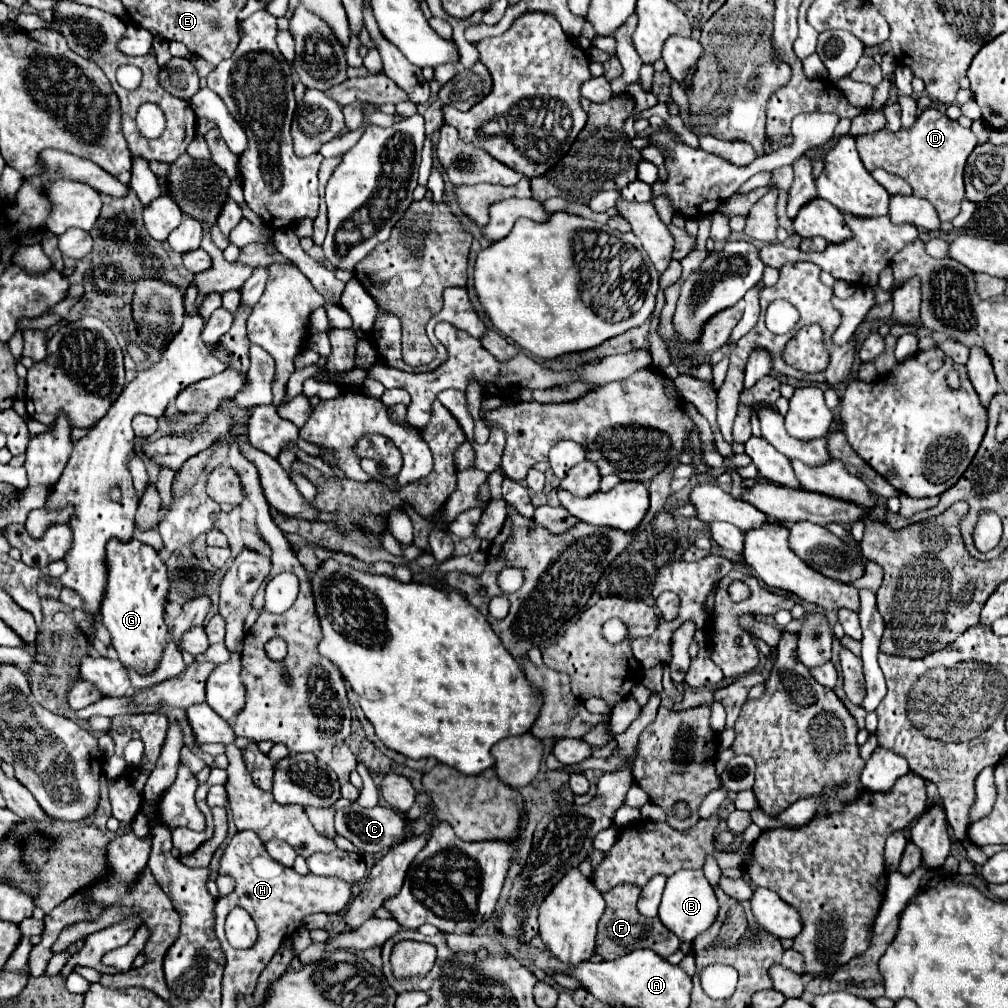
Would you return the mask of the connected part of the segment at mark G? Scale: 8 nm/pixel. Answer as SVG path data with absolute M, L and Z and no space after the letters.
M118 540L108 542L108 584L100 610L102 624L110 634L110 642L118 652L122 665L133 668L140 674L152 674L158 668L162 652L170 640L164 620L168 592L168 568L152 546L138 540L132 540L128 544L122 544Z

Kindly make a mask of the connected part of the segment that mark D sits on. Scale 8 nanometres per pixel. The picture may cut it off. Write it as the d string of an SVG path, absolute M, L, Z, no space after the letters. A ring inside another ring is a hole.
M926 108L910 130L900 130L896 134L880 130L856 140L860 160L868 172L884 168L886 172L904 178L912 186L914 196L928 200L936 208L942 222L952 220L960 212L964 200L964 164L976 144L976 134L970 128L962 128L938 108Z

